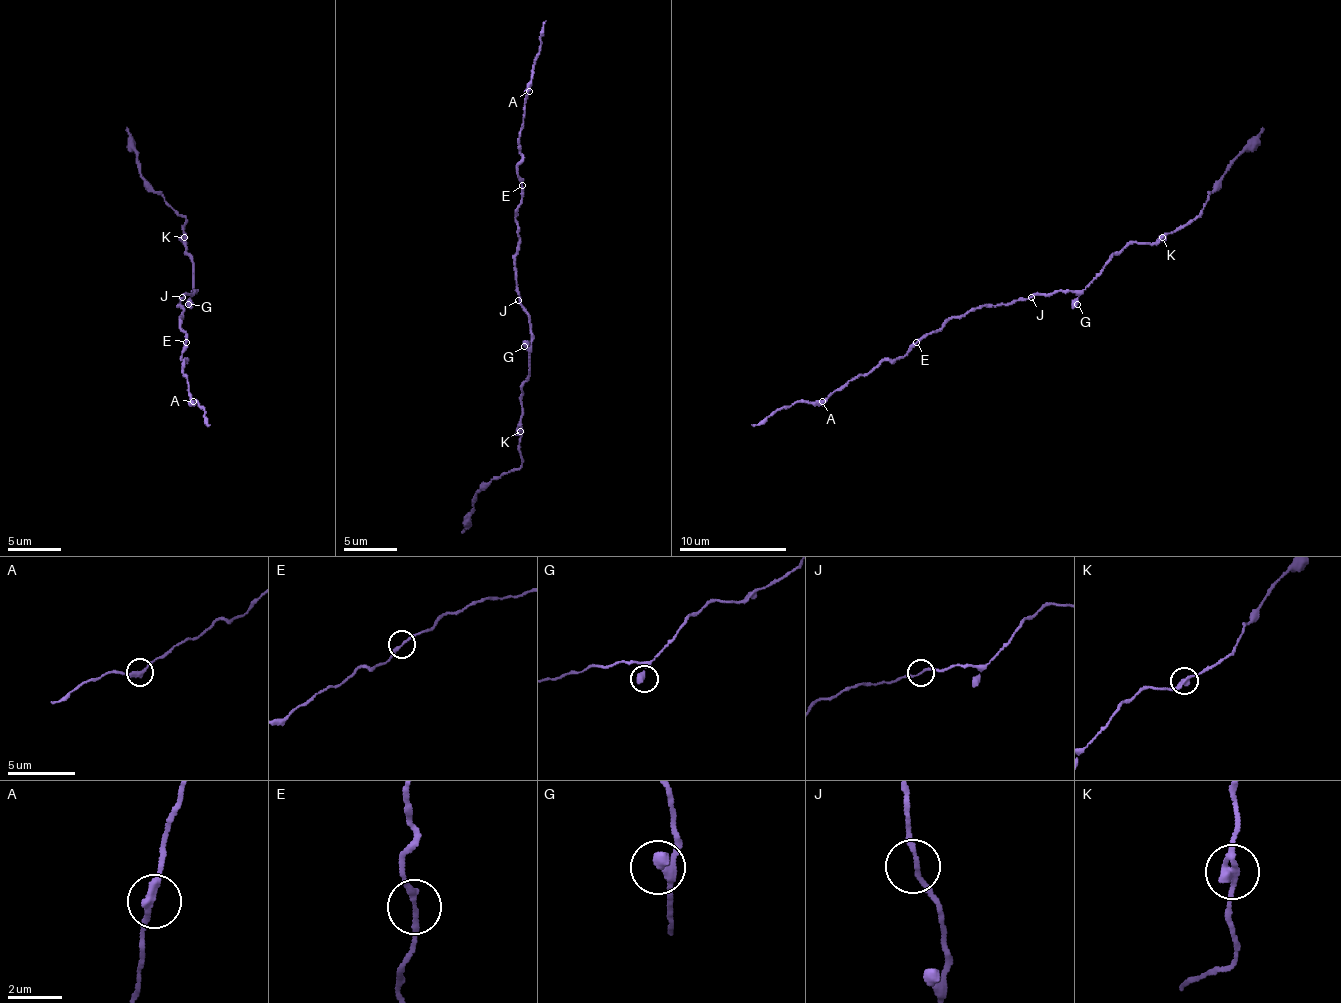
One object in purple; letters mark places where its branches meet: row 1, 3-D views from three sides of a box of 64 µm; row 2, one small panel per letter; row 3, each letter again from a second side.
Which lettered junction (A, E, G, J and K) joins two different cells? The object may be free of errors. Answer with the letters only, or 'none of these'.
none of these

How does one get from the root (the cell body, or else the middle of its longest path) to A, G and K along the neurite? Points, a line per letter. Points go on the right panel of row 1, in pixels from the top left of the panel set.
A: (1031, 297), (1004, 305), (980, 305), (953, 315), (940, 329), (924, 334), (902, 356), (884, 358), (822, 401)
G: (1031, 297), (1074, 291), (1077, 305)
K: (1031, 297), (1079, 291), (1114, 254), (1119, 254), (1130, 243), (1157, 243), (1162, 238)

